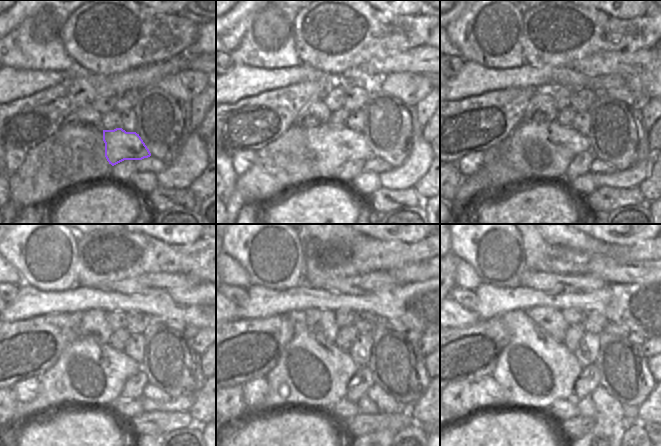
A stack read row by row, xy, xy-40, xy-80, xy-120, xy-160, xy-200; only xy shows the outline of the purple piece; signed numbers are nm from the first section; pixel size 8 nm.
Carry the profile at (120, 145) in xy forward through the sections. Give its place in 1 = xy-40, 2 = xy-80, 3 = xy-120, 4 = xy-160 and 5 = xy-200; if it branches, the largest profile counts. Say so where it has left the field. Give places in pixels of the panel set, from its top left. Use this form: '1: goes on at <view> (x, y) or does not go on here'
1: goes on at xy-40 (327, 148)
2: goes on at xy-80 (544, 148)
3: goes on at xy-120 (93, 373)
4: goes on at xy-160 (317, 372)
5: goes on at xy-200 (538, 370)

